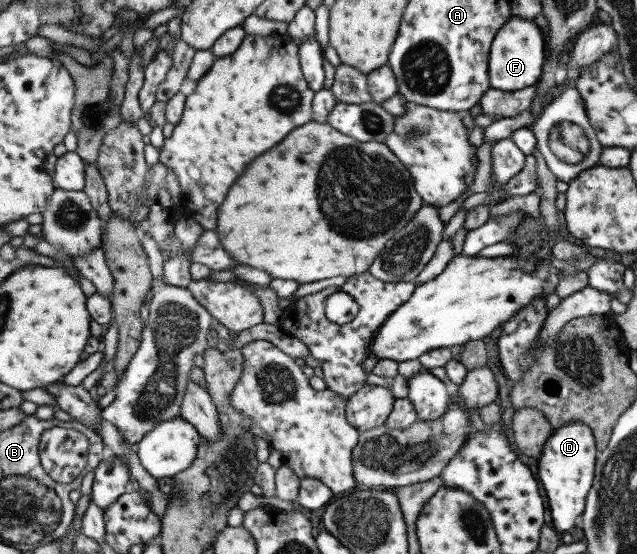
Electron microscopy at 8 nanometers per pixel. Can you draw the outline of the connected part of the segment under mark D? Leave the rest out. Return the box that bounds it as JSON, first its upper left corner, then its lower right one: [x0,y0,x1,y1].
[537,423,597,532]

